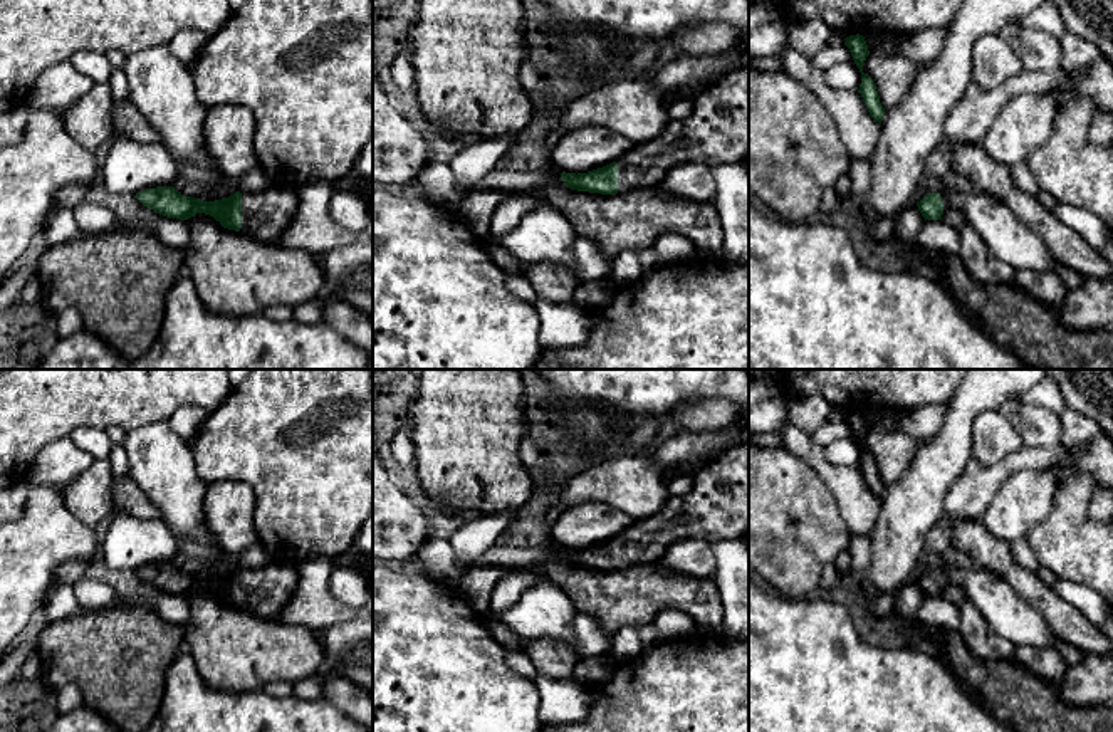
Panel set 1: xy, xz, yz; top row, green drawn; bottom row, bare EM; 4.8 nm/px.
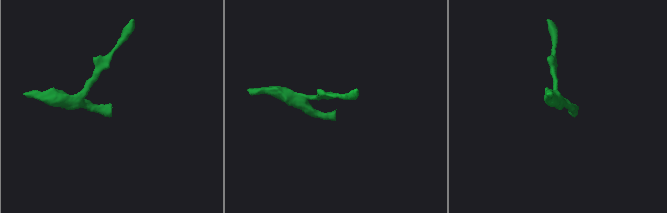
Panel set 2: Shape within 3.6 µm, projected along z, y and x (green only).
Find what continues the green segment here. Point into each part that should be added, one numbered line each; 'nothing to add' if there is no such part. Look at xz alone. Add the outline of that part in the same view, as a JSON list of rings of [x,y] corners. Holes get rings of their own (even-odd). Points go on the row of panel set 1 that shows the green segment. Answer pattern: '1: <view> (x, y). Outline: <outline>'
1: xz (715, 131). Outline: [[[749,67],[727,74],[692,101],[687,118],[670,119],[658,136],[618,156],[619,195],[655,190],[678,165],[749,159]]]

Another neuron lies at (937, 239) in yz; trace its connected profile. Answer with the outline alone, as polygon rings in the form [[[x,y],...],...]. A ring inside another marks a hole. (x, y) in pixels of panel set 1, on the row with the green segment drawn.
[[[925,220],[920,228],[920,247],[933,259],[932,272],[942,270],[942,255],[959,255],[960,232],[942,220]]]

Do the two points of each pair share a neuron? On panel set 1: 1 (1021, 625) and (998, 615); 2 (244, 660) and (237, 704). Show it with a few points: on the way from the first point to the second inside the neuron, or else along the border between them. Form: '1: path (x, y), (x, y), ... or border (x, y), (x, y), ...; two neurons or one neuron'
1: path (1016, 622), (1003, 615); one neuron
2: border (202, 677), (209, 685), (224, 690), (262, 690); two neurons

